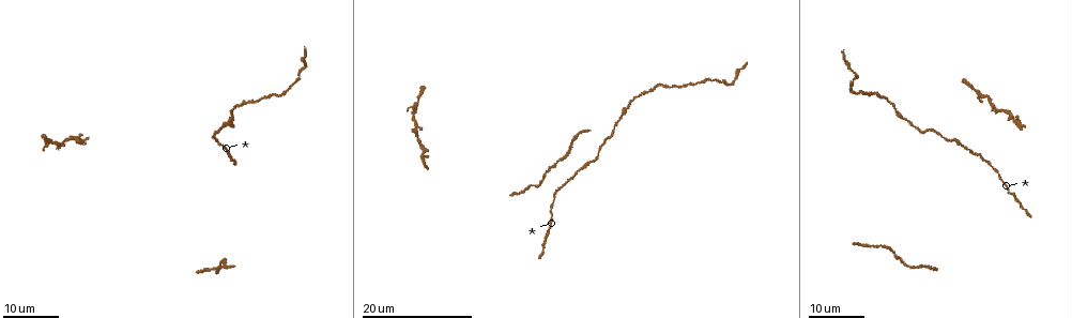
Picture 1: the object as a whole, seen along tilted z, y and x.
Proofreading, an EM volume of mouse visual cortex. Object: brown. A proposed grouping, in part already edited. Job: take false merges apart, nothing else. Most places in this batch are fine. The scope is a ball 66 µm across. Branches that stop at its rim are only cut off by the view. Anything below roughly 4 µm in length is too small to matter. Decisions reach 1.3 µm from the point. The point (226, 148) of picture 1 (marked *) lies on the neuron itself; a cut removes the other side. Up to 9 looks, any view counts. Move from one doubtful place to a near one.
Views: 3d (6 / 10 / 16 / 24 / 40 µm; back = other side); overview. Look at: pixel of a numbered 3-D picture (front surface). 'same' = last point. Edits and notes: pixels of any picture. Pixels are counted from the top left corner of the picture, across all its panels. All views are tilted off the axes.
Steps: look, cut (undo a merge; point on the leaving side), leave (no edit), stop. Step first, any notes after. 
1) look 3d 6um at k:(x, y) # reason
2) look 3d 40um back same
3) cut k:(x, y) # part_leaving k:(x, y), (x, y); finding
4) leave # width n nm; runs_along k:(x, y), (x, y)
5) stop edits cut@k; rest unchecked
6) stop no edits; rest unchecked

look 3d 24um at 1:(882, 247) # calibre changes

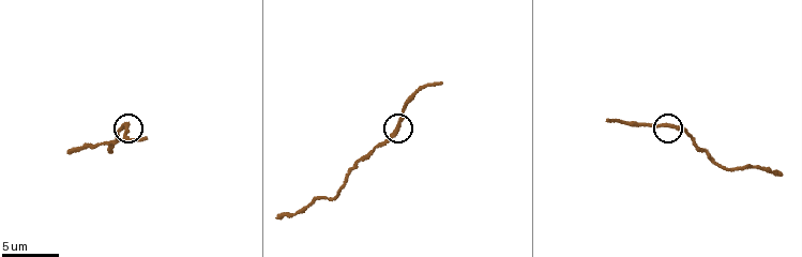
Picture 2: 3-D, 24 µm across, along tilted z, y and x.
look 3d 10um at 2:(664, 125) # closer look

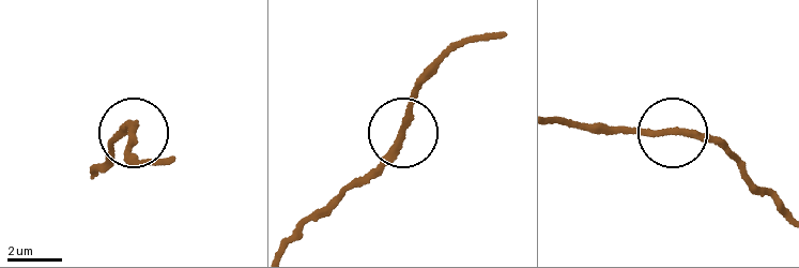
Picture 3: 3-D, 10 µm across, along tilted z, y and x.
look 3d 10um back at 3:(132, 129)

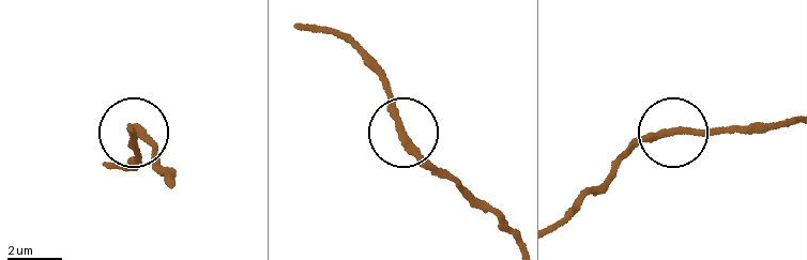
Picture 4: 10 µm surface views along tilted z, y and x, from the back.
leave # all the same neuron

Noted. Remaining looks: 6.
look 3d 16um at 1:(629, 105) # thick turns thin

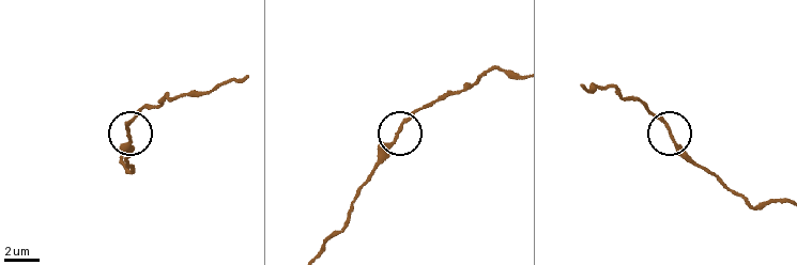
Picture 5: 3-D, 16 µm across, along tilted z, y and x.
look 3d 6um at 5:(672, 139)

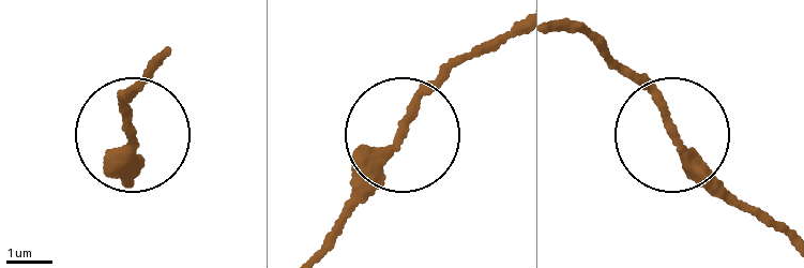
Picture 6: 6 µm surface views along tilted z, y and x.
leave # width 210 nm; runs_along 6:(777, 223), (680, 146), (652, 92), (612, 56); one neuron here

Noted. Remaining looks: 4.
look 3d 16um at 1:(671, 85) # thick turns thin

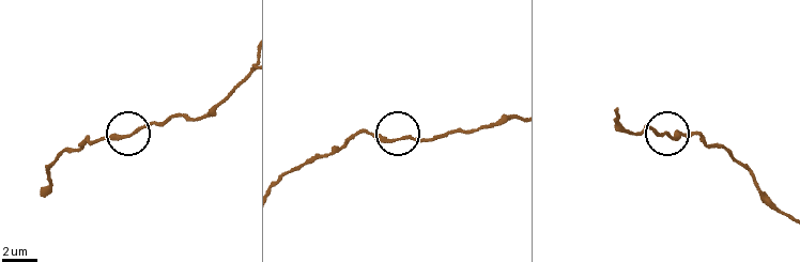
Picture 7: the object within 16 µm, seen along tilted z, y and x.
look 3d 10um at 7:(399, 138) # zoom in

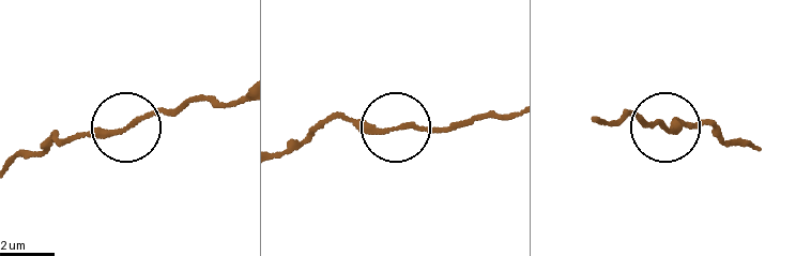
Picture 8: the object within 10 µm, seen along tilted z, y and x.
cut 8:(162, 109) # width 150 nm; a second neuron is stuck on

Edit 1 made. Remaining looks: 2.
stop edits cut@8; rest unchecked

